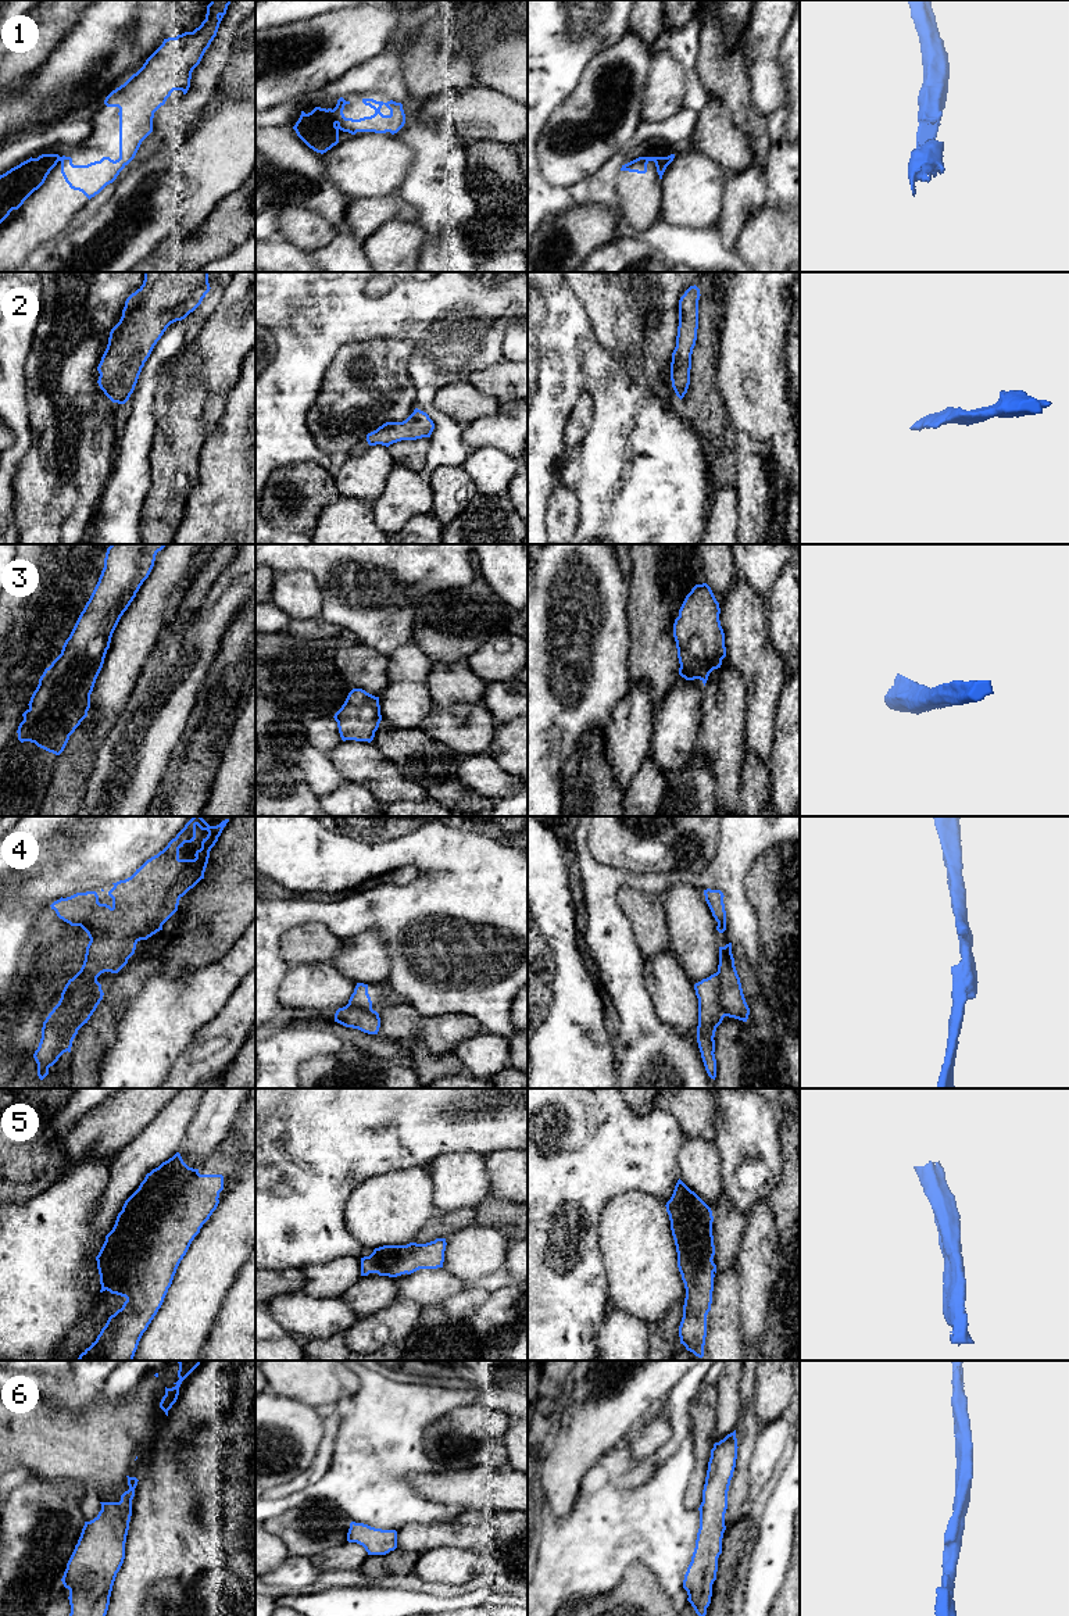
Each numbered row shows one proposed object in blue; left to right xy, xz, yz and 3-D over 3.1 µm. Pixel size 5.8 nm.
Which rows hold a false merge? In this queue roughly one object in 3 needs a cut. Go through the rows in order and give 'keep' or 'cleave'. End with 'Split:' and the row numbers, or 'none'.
1: keep
2: keep
3: keep
4: cleave
5: keep
6: keep
Split: 4

